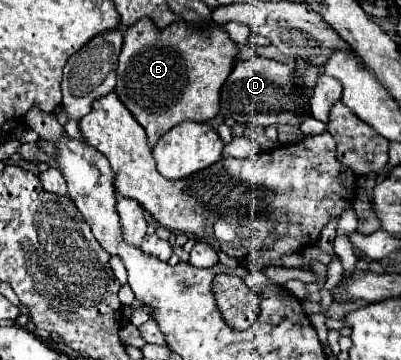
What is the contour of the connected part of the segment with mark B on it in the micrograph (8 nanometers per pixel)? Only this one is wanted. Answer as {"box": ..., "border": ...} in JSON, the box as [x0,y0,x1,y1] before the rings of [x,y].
{"box":[116,19,236,149],"border":[[[140,19],[124,33],[124,45],[118,59],[118,83],[116,93],[126,109],[134,115],[134,119],[146,129],[150,149],[156,147],[160,137],[176,127],[182,121],[210,121],[218,113],[220,87],[222,81],[230,75],[230,65],[234,65],[236,43],[220,29],[220,25],[212,25],[206,29],[192,29],[184,21],[176,21],[166,29],[156,29],[150,19]]]}

